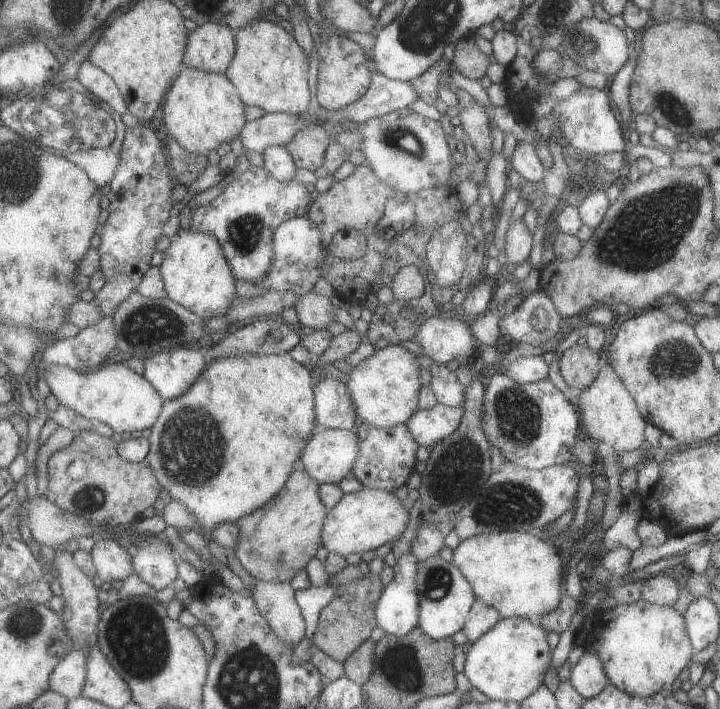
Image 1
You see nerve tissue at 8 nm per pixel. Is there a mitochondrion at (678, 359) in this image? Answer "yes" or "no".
yes

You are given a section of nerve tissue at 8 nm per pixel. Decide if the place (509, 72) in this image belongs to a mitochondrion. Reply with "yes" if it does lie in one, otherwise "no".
no

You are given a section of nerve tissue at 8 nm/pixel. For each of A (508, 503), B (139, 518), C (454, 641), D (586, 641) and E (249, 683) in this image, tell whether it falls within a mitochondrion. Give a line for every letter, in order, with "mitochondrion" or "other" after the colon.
A: mitochondrion
B: other
C: other
D: other
E: mitochondrion

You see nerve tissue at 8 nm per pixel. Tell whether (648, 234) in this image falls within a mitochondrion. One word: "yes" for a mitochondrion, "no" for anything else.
yes

